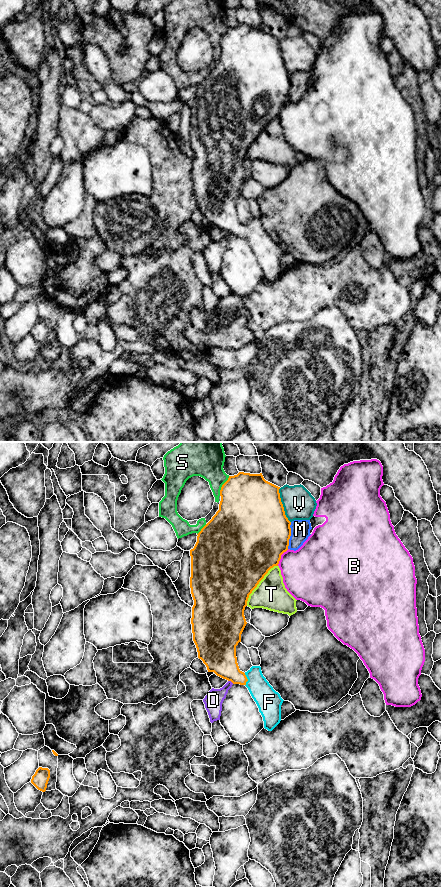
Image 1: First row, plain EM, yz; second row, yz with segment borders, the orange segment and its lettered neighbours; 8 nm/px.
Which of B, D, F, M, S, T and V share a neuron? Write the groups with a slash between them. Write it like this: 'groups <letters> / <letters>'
groups B / D / F / M / S / T / V

